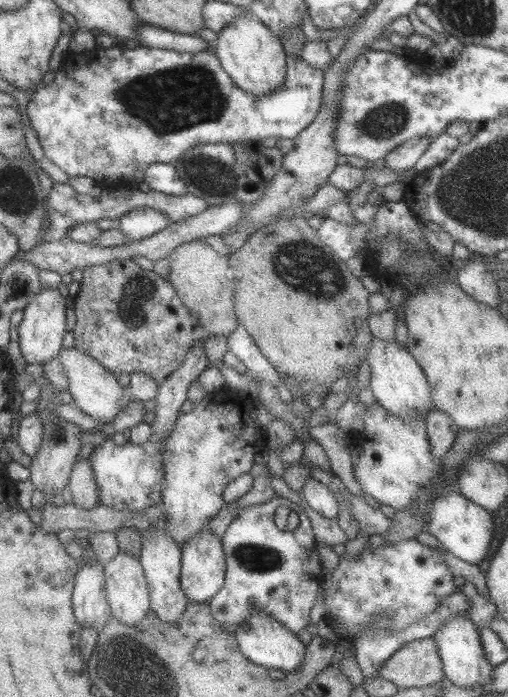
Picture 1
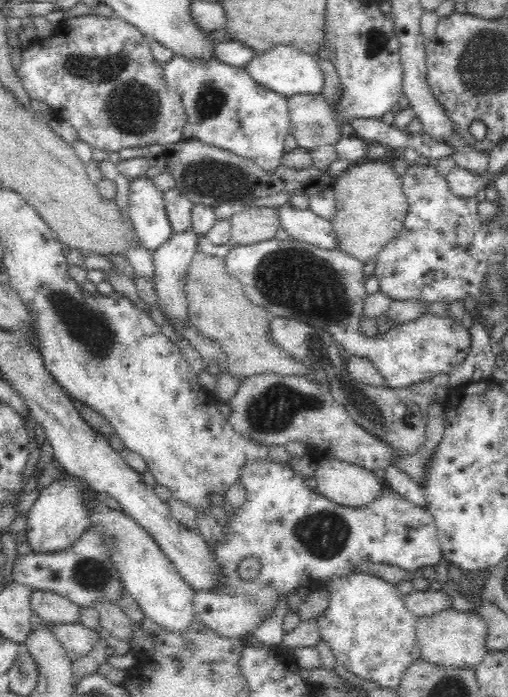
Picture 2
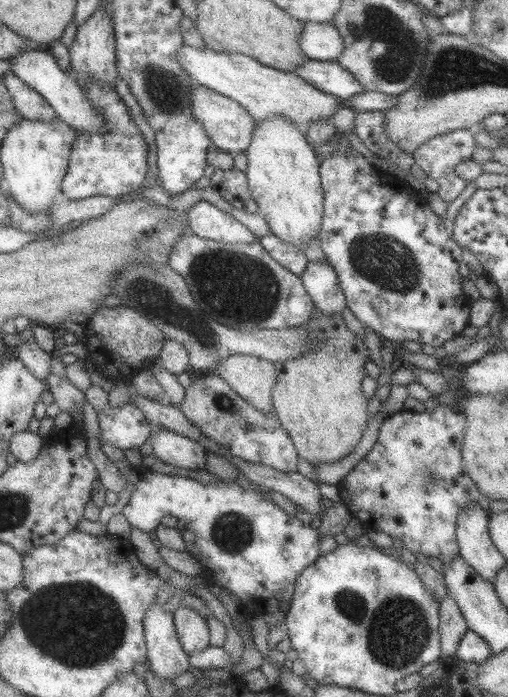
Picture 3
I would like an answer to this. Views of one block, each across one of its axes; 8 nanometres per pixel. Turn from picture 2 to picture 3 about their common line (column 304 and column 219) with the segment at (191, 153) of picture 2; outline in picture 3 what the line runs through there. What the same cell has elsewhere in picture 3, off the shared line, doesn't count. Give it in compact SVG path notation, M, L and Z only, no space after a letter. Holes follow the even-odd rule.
M217 168L211 174L211 188L215 188L229 206L247 214L259 214L259 206L251 196L245 172L239 172L235 168L231 170Z

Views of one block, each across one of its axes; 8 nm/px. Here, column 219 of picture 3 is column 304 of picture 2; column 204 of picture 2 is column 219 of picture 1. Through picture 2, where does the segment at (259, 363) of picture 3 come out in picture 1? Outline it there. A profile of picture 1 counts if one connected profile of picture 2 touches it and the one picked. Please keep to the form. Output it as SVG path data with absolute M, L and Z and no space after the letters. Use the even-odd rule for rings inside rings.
M193 240L177 246L169 256L169 284L177 290L183 306L191 316L199 320L207 336L231 336L239 326L233 300L235 300L235 276L229 266L229 258L217 254L201 240Z

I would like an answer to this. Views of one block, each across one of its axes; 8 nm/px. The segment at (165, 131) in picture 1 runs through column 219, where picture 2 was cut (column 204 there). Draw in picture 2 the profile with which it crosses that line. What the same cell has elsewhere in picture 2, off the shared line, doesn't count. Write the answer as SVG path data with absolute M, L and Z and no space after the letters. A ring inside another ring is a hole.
M174 56L164 66L164 76L168 88L180 96L186 108L194 138L214 148L224 148L250 158L268 174L280 166L284 142L290 134L290 108L284 96L262 88L262 84L250 78L248 70L232 68L218 60L208 64L190 64L188 60Z

